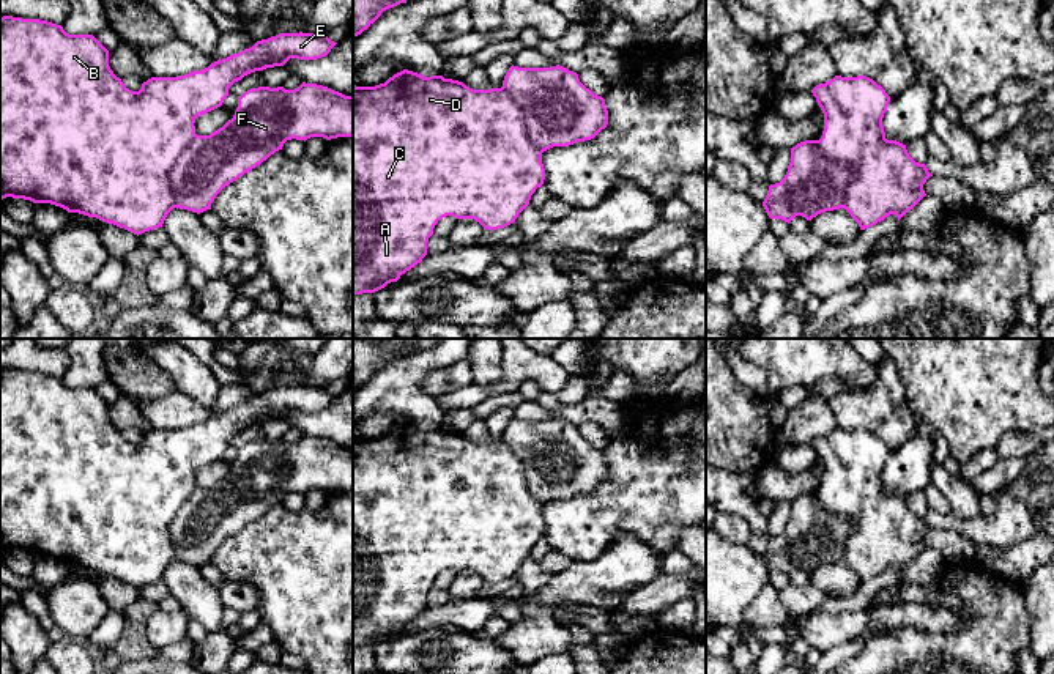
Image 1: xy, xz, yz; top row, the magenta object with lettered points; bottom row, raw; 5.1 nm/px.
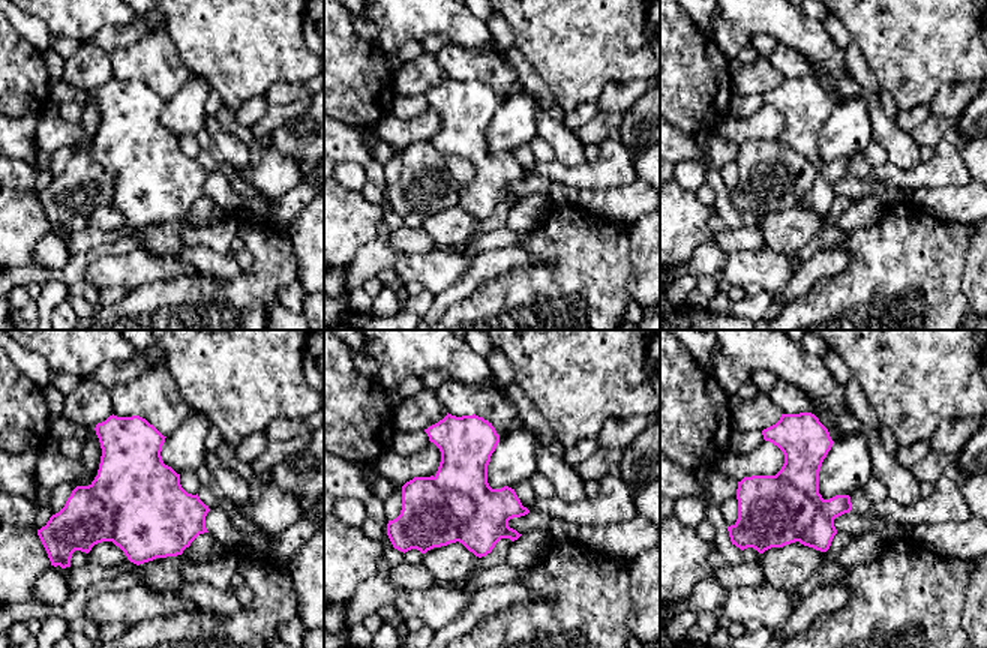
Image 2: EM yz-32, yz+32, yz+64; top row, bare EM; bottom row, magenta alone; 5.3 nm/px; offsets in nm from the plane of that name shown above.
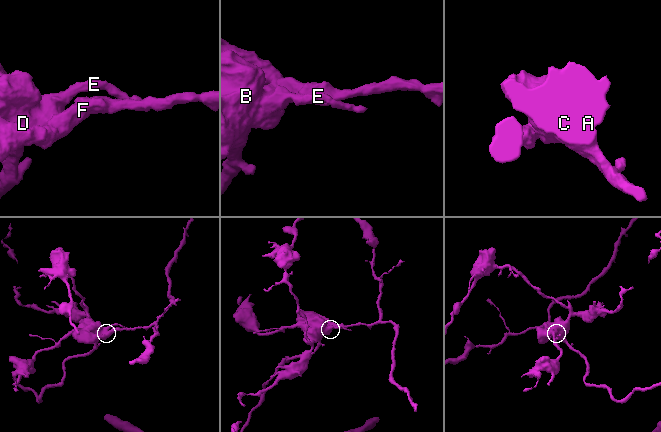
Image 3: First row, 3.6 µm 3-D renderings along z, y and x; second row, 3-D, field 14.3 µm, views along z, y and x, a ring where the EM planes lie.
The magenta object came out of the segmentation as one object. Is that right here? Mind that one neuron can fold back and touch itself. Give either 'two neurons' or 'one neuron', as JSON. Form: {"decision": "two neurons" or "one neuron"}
{"decision": "one neuron"}

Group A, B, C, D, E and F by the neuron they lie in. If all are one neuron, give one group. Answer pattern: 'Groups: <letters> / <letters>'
Groups: A B C D E F

